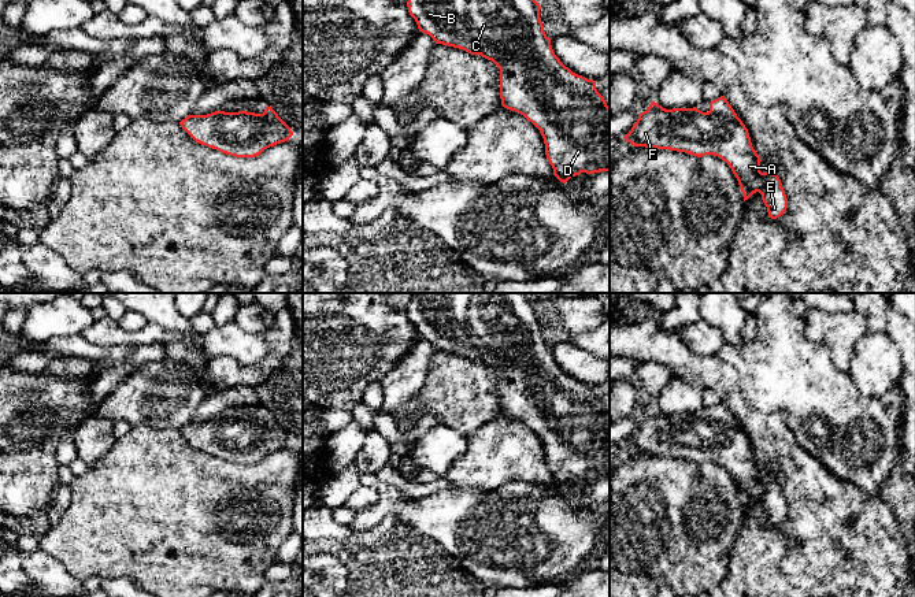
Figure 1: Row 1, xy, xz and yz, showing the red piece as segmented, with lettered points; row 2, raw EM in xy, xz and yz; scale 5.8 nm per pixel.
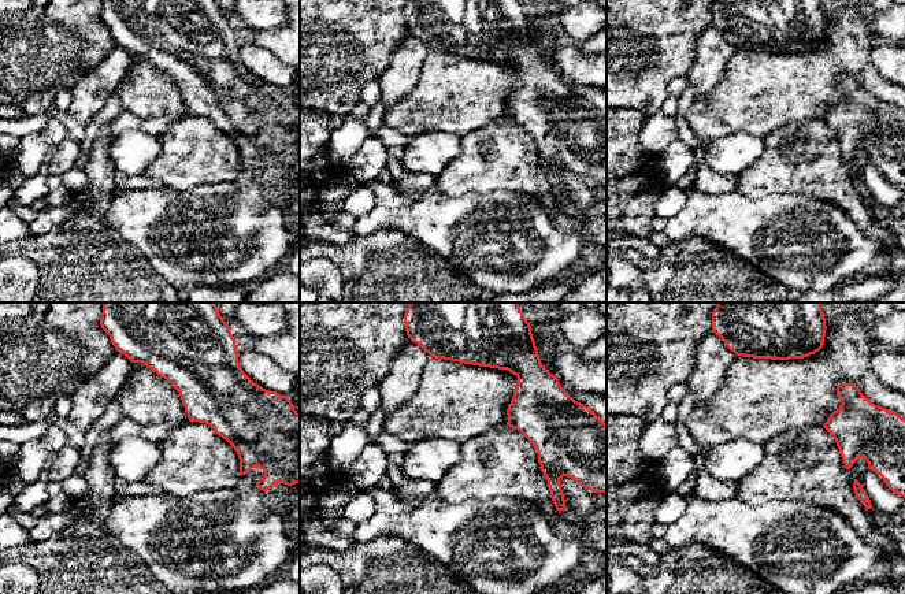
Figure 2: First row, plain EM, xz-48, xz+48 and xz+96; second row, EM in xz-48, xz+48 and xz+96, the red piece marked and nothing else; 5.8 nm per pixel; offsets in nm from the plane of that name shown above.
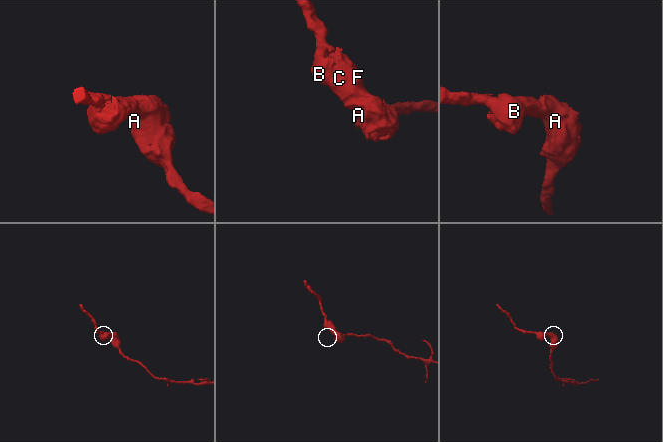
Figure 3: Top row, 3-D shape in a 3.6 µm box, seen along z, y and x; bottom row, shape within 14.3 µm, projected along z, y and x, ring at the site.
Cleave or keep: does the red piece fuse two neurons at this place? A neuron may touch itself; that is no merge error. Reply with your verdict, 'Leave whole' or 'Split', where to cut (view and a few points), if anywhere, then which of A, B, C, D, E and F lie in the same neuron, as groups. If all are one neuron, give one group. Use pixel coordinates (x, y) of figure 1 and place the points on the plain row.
Leave whole. No split. Groups: A B C D E F

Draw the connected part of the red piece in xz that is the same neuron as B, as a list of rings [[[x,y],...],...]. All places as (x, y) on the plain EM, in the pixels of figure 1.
[[[412,293],[407,314],[410,322],[415,326],[419,338],[429,341],[436,351],[459,355],[471,361],[481,361],[482,364],[492,367],[500,375],[501,412],[523,422],[540,437],[545,450],[547,466],[553,475],[553,482],[560,489],[566,490],[571,483],[579,482],[581,479],[594,481],[600,478],[610,478],[610,414],[597,398],[596,388],[573,379],[555,361],[551,345],[545,341],[540,325],[540,311],[525,297],[523,293]]]

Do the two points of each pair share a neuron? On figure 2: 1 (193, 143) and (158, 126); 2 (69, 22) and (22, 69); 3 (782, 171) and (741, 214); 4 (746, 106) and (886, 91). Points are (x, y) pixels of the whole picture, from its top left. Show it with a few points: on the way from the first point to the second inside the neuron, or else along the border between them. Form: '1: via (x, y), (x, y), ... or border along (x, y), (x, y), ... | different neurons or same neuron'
1: border along (182, 118), (177, 119), (159, 136) | different neurons
2: via (58, 33), (33, 58) | same neuron
3: border along (735, 190), (750, 197), (787, 193) | different neurons
4: via (782, 88), (801, 86), (820, 67), (853, 67) | same neuron

